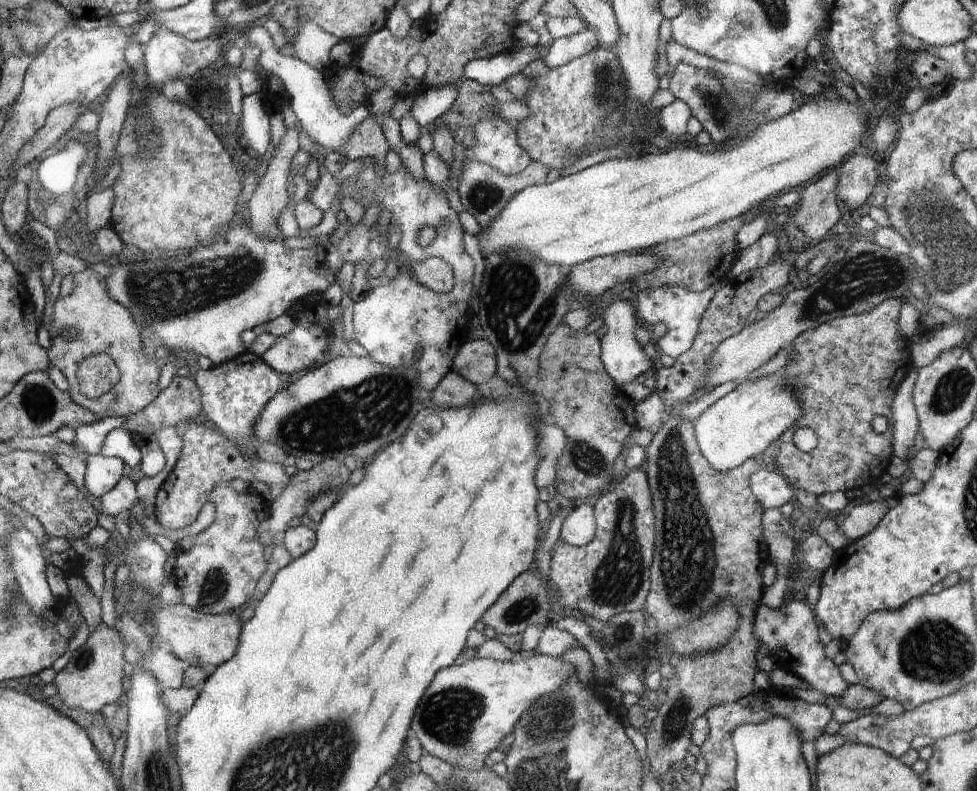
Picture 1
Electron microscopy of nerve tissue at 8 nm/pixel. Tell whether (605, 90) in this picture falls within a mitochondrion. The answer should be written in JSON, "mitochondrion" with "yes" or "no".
{"mitochondrion":"yes"}

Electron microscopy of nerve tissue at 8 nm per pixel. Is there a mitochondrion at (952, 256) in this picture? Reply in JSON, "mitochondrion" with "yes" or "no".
{"mitochondrion":"yes"}

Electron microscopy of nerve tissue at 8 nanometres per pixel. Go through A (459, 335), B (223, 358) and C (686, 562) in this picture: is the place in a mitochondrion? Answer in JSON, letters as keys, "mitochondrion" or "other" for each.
{"A":"other","B":"other","C":"mitochondrion"}

